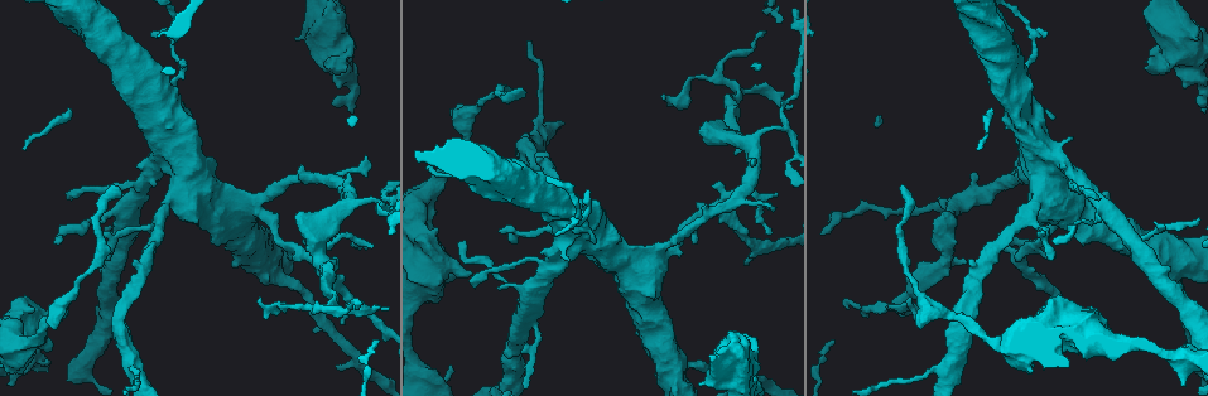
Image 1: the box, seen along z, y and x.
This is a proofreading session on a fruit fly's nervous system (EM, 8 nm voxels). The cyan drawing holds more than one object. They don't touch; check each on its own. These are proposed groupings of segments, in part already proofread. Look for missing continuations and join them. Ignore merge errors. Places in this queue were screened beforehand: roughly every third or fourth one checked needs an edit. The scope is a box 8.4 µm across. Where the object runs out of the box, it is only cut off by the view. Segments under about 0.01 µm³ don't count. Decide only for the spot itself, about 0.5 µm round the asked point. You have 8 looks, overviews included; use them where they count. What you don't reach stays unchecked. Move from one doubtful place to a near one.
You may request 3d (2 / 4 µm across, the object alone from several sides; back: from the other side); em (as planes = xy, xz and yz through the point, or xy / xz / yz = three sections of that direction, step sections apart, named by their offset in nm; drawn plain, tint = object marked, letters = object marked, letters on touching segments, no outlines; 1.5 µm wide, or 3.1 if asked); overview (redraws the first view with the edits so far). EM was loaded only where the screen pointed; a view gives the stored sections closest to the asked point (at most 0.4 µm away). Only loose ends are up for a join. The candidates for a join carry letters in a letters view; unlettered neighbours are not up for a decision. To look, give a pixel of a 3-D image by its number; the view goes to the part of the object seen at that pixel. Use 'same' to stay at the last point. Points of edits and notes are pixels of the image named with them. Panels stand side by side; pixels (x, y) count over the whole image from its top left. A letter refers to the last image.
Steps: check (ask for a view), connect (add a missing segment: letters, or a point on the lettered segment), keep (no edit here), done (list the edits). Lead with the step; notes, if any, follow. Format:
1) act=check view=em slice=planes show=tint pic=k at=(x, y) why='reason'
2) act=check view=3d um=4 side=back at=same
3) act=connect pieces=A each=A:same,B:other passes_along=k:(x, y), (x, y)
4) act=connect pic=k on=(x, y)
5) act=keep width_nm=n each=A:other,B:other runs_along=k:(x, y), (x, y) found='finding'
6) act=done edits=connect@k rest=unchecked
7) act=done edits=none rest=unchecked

act=check view=em slice=xy step=8 show=letters pic=1 at=(469, 274) why='free end'

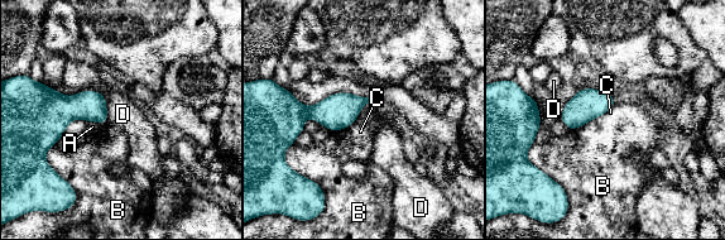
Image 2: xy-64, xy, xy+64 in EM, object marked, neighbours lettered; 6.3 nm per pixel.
act=check view=em slice=xz step=8 show=letters at=same

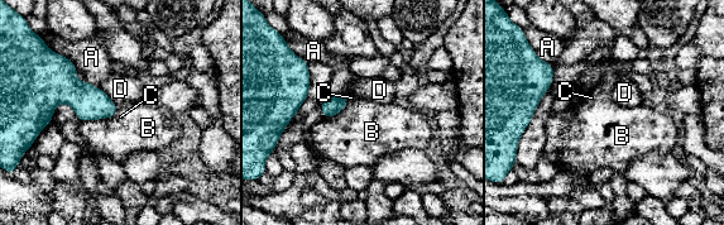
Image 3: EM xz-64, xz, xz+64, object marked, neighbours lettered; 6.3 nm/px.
act=keep width_nm=160 each=A:other,B:other,C:other,D:other border=3:(118, 105), (111, 116), (80, 121) found='none of them fits'

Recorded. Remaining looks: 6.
act=check view=em slice=planes show=letters pic=1 at=(47, 361) why='branch stops here'

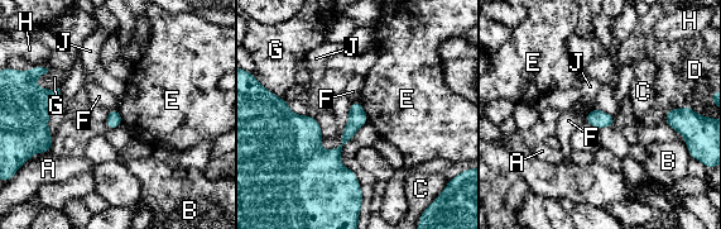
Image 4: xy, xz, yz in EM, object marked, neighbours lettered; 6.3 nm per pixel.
act=keep each=A:other,B:other,C:other,D:other,E:other,F:other,G:other,H:other,J:other runs_along=4:(282, 109), (302, 141), (357, 191) found='no lettered segment goes on from it'

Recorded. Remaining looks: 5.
act=check view=3d um=4 pic=1 at=(1042, 232) why='thin end'

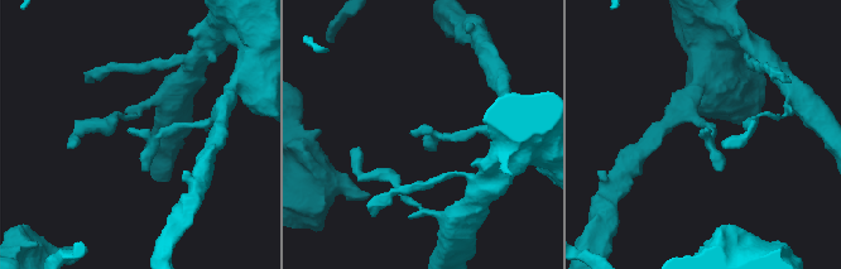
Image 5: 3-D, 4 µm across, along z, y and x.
act=check view=em slice=planes show=letters pic=5 at=(411, 132)

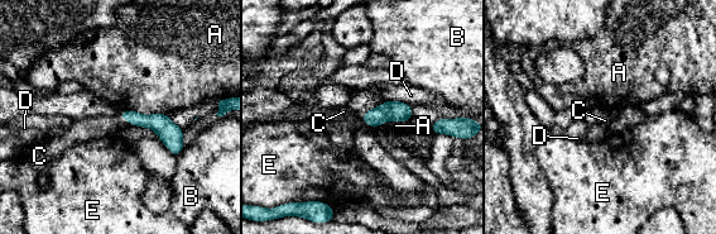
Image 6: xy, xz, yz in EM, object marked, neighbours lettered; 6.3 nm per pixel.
act=connect pieces=C each=A:other,B:other,C:same,D:other,E:other passes_along=6:(161, 123), (123, 118), (89, 128) found='it goes on there'

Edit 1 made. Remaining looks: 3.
act=done edits=connect@6 rest=unchecked

